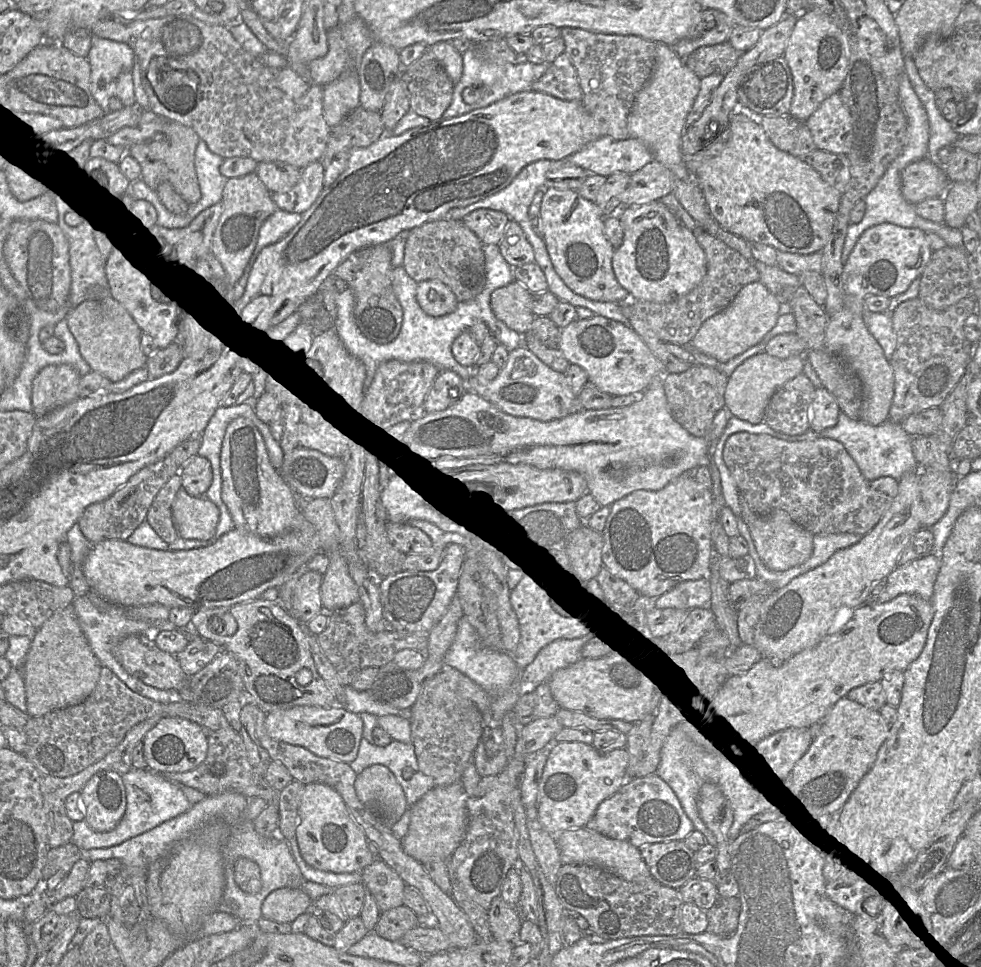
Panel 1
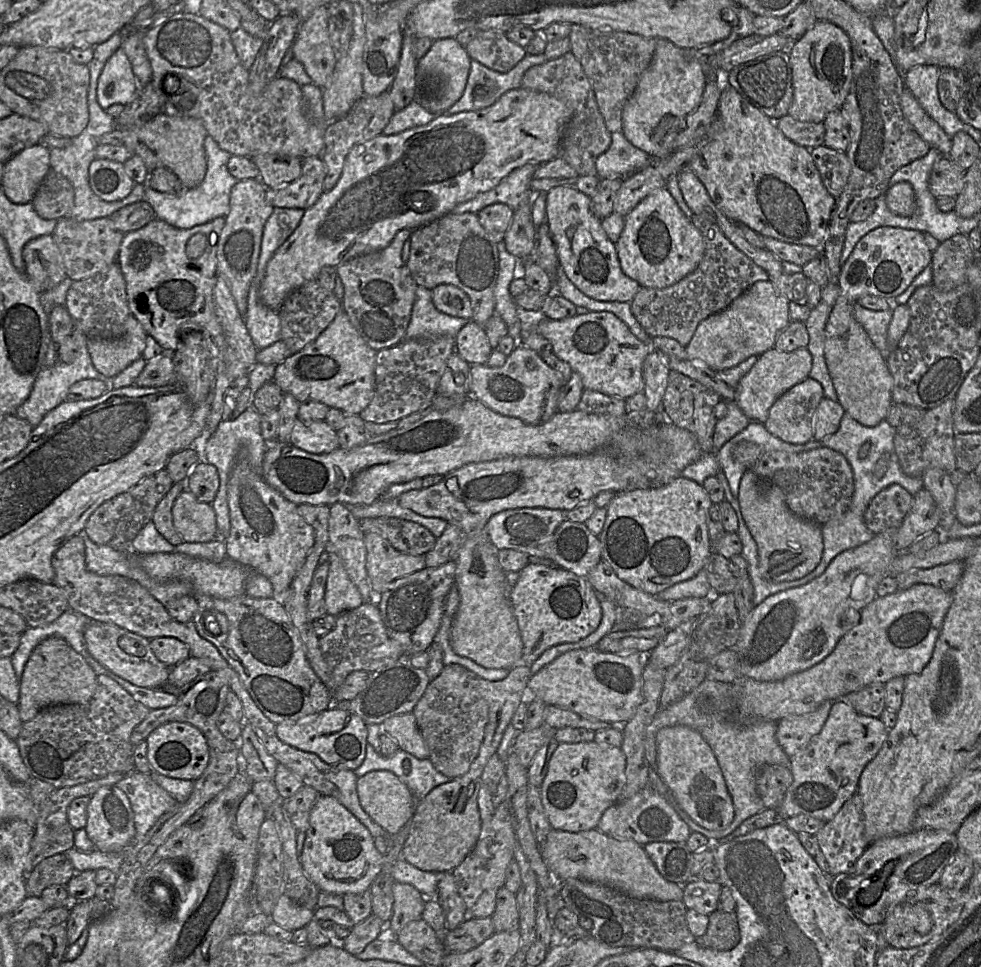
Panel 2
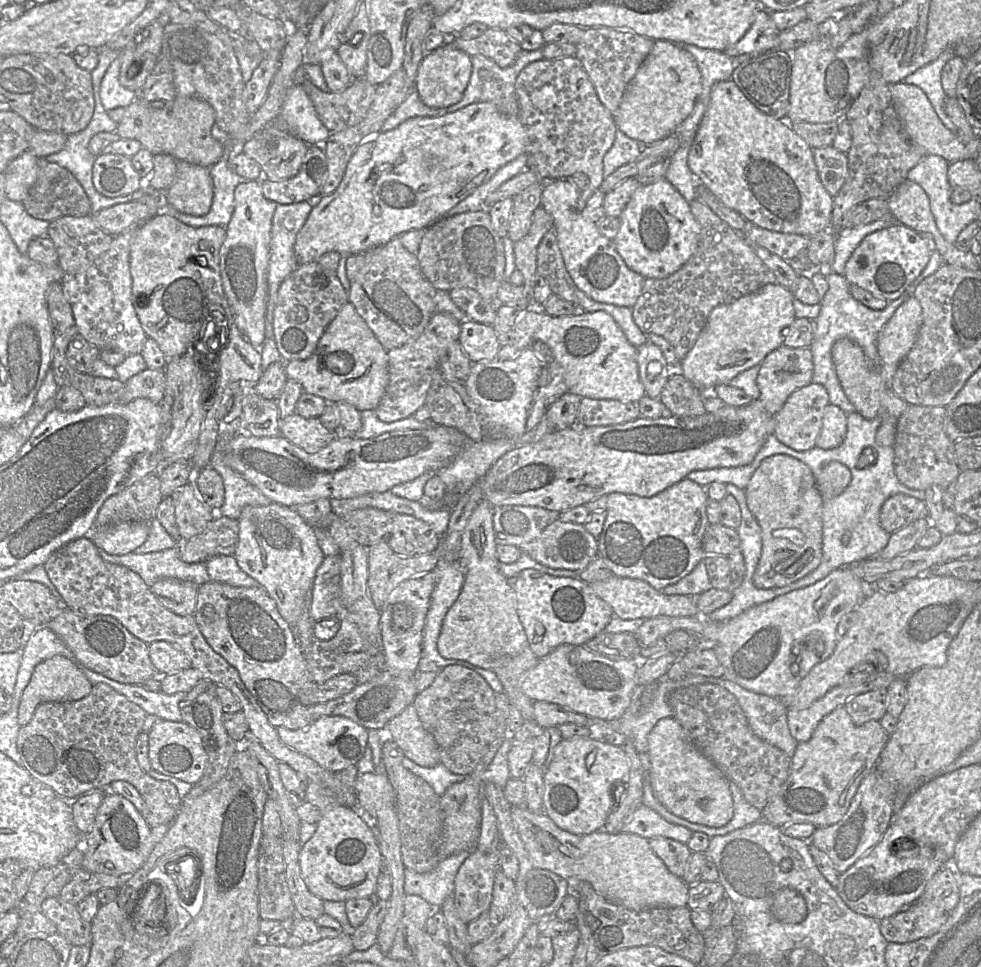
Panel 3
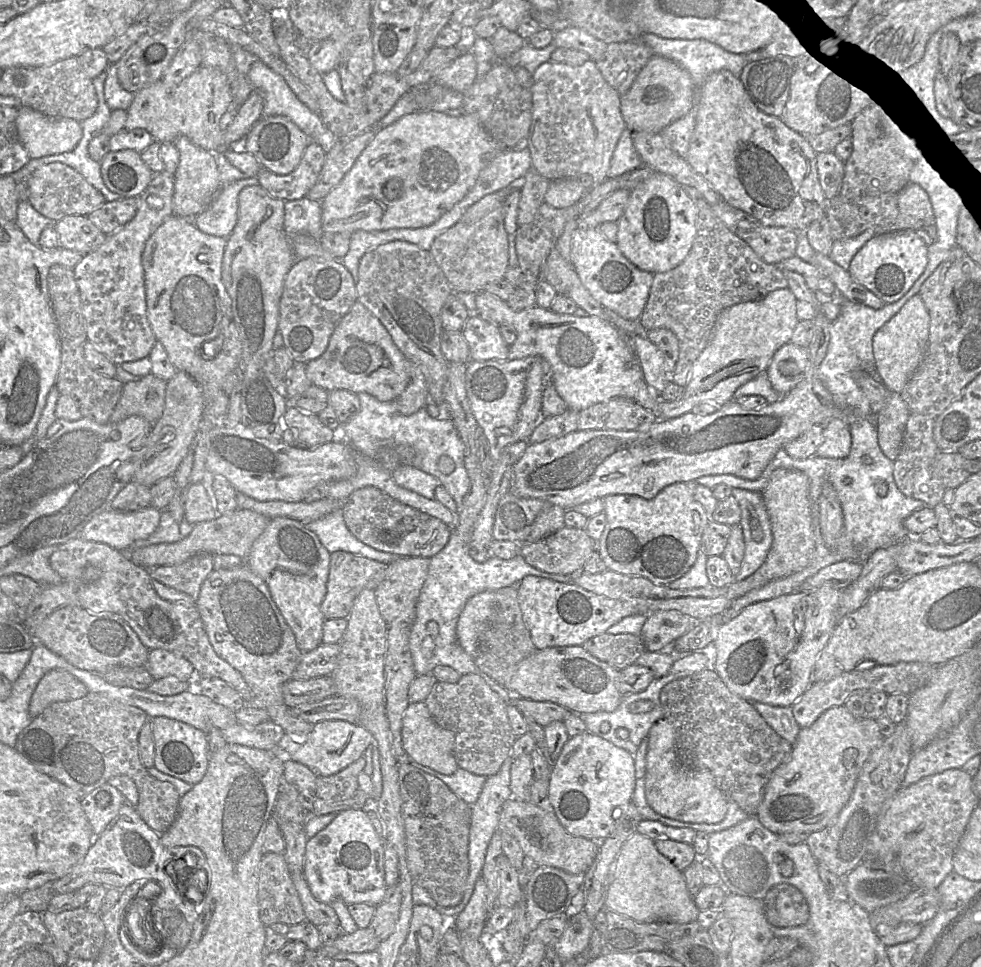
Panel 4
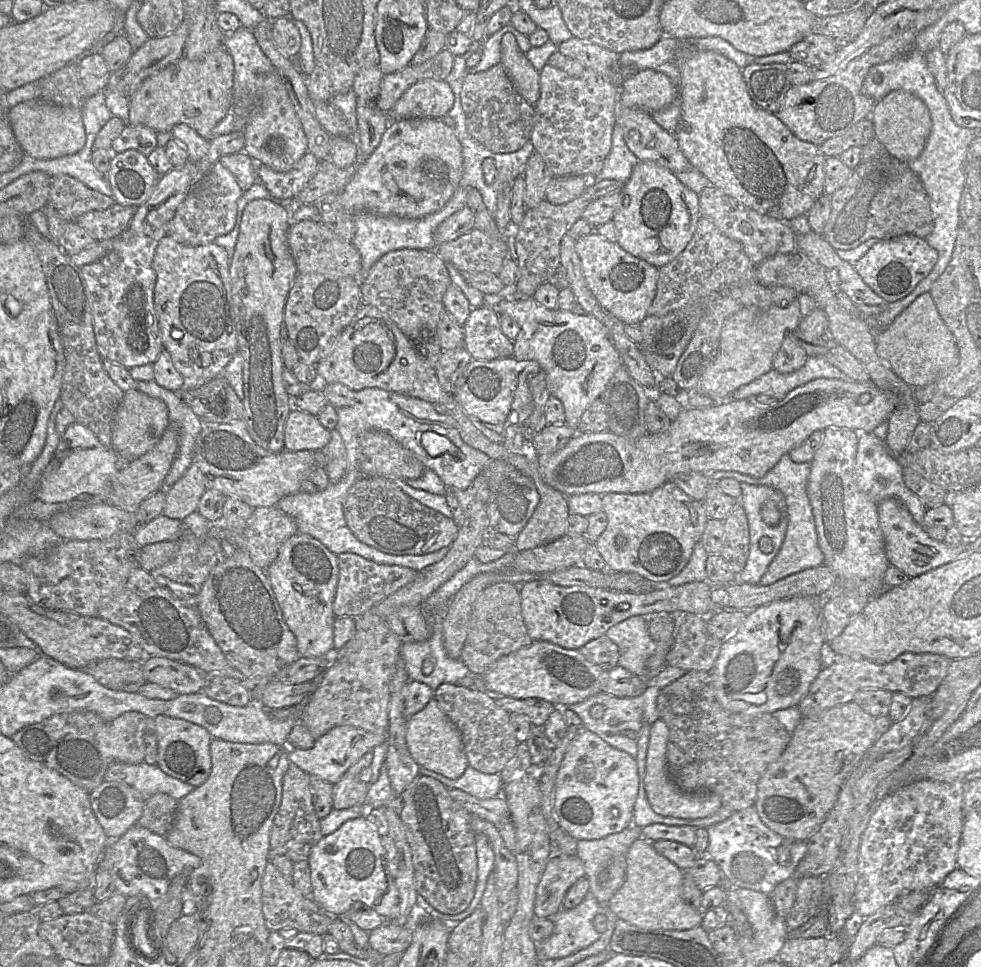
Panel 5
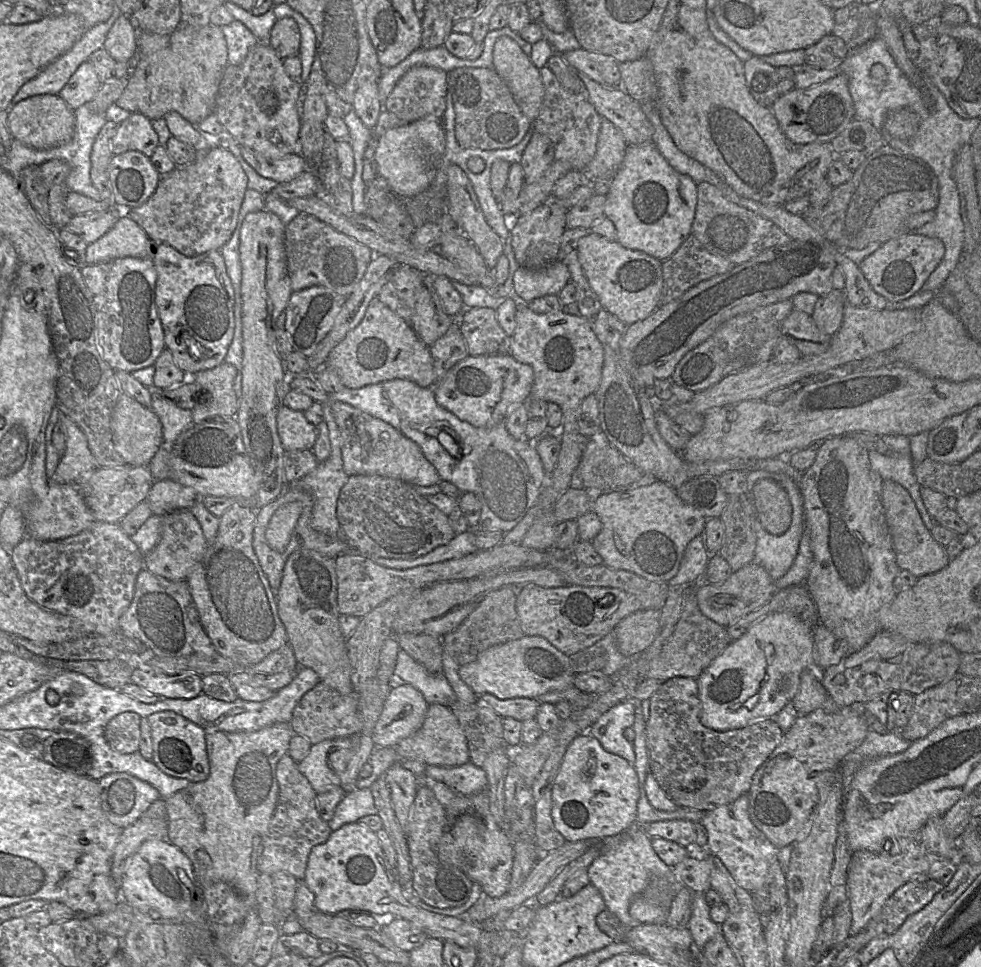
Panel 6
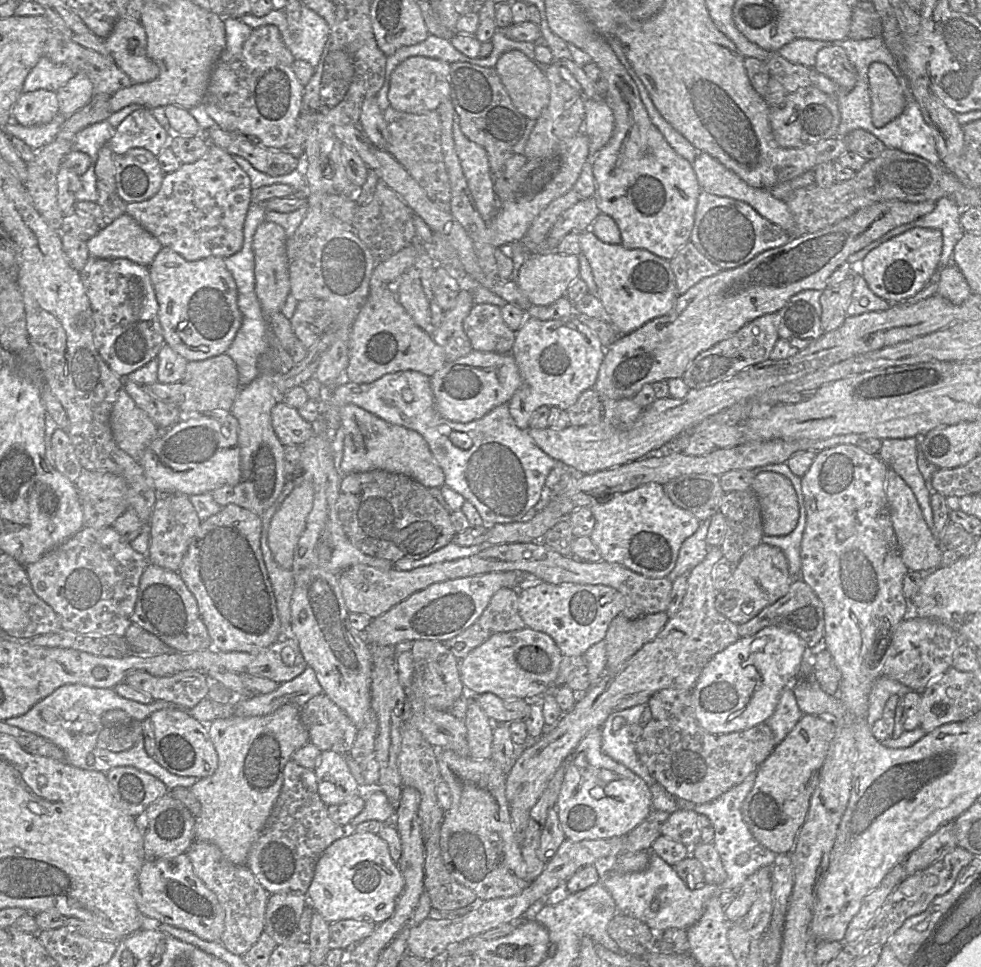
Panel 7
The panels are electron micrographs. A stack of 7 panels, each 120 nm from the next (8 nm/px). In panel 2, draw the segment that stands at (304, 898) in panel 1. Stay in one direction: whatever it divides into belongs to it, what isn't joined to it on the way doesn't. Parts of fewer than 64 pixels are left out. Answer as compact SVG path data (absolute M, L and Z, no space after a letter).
M286 894L281 895L270 915L272 922L282 928L294 931L305 927L314 917L314 911L296 904Z

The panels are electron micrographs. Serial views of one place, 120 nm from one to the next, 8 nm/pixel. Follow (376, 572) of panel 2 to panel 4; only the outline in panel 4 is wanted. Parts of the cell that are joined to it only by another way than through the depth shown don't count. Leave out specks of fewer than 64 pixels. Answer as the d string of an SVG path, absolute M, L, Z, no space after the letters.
M400 557L387 565L383 580L374 590L379 612L387 624L404 612L416 609L416 604L427 577L429 558Z

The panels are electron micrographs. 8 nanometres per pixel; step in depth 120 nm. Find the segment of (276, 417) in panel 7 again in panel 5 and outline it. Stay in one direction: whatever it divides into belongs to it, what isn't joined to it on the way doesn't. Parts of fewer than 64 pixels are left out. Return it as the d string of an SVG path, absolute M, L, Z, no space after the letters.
M299 409L290 411L284 427L284 449L288 451L320 451L331 439L331 431L324 428L315 415Z

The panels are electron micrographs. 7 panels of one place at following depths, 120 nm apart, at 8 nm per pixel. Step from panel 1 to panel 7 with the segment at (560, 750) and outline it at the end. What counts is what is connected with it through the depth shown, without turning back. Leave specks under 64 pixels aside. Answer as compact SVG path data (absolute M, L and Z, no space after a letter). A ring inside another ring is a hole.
M601 728L589 731L567 761L556 811L564 835L574 842L626 835L652 811L652 795L647 783L604 754L601 742ZM597 786L604 789L603 797L598 799L591 795L591 790Z

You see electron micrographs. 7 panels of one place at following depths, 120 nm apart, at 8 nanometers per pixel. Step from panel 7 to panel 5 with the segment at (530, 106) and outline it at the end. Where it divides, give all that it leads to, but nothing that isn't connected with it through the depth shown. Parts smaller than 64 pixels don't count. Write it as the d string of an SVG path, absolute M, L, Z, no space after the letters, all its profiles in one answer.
M505 33L501 38L501 62L516 91L535 106L540 96L539 72L519 49L516 38Z

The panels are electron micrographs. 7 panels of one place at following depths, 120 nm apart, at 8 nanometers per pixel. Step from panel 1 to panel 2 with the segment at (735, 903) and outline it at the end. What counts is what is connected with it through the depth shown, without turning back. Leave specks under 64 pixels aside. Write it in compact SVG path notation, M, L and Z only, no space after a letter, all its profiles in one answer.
M717 909L708 917L707 931L702 937L696 938L699 945L719 951L728 951L738 945L740 930L736 912Z

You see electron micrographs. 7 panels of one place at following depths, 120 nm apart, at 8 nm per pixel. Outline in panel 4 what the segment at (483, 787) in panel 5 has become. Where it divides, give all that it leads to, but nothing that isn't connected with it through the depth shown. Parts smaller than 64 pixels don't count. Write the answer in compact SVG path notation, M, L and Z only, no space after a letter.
M410 757L409 762L415 768L443 781L454 794L469 805L476 803L488 777L473 774L460 767L453 774L444 775L416 762Z

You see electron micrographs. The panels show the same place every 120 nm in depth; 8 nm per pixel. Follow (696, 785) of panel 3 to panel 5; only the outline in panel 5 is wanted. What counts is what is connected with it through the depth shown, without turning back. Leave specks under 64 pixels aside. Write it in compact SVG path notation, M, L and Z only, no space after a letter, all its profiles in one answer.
M657 719L651 724L644 777L645 792L651 808L659 815L674 818L698 819L713 815L723 805L716 794L684 792L671 779L667 768L668 737L669 730L663 720Z

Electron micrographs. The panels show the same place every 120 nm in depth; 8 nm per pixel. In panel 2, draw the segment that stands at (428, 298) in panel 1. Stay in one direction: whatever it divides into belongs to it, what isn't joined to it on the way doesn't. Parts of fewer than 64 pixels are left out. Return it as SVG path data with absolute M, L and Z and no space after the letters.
M440 284L432 290L435 307L450 316L471 320L473 310L468 295L451 284Z

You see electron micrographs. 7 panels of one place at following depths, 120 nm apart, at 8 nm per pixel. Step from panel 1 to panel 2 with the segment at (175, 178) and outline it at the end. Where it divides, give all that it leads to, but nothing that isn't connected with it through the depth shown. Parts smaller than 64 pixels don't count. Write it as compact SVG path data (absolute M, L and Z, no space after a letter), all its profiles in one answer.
M162 112L143 125L122 130L123 145L143 159L149 172L157 167L166 167L179 178L184 189L195 188L202 182L207 169L204 149L207 131L200 119L168 116Z

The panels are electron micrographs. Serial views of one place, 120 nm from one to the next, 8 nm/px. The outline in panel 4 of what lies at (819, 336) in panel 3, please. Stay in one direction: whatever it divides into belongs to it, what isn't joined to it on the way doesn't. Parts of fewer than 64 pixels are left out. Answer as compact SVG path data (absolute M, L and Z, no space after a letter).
M906 295L893 303L887 303L880 309L852 302L841 296L840 313L829 327L830 338L825 357L818 367L819 378L832 394L838 407L845 407L854 418L873 417L871 406L862 389L858 386L855 373L860 367L875 372L873 354L873 336L888 322L904 304Z

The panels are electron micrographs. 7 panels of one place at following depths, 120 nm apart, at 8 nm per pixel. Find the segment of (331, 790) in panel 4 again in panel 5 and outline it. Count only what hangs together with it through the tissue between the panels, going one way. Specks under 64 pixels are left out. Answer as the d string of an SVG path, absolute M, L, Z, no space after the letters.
M371 751L365 753L333 784L333 809L342 810L366 803L368 784L359 779L360 772L369 767L373 759Z

